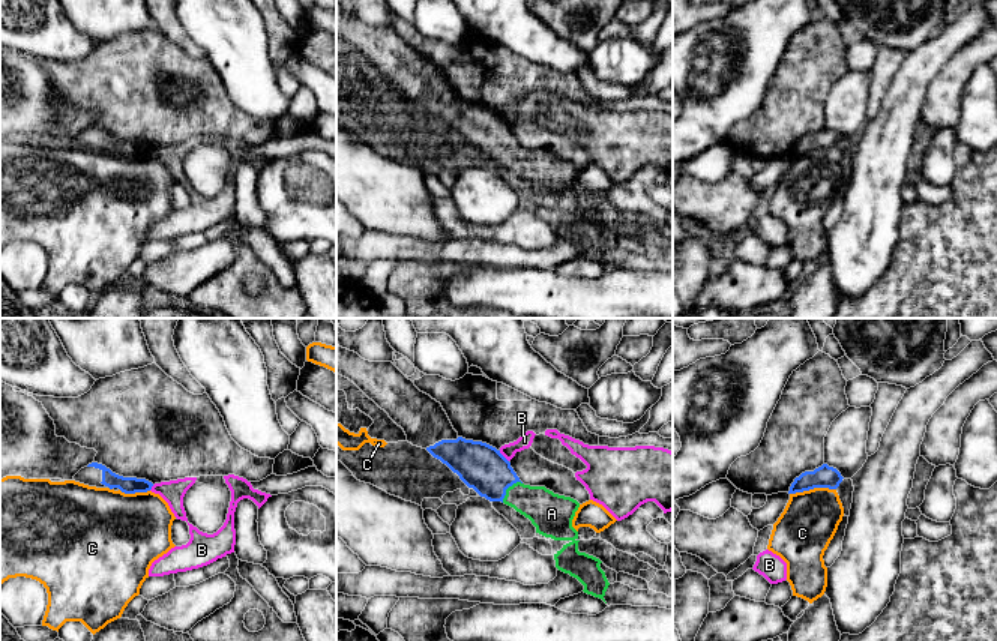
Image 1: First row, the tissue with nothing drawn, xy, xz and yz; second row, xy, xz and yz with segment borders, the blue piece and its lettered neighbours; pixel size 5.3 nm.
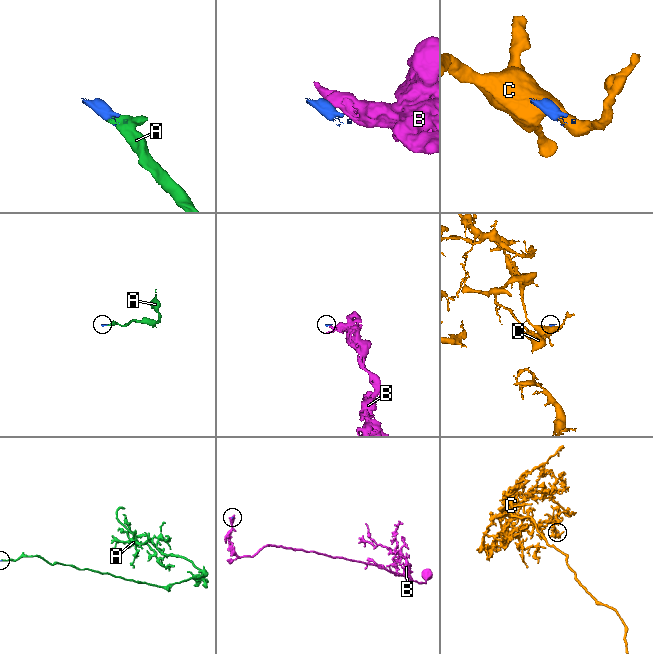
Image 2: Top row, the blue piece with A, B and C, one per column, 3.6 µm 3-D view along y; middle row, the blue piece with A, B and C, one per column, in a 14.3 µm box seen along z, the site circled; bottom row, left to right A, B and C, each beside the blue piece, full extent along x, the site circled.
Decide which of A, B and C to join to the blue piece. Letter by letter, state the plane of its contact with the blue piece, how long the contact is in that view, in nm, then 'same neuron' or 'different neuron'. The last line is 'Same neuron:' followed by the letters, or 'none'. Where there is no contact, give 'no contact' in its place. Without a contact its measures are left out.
A: meets blue in xz; contact 160 nm long; same neuron
B: meets blue in xz; contact 80 nm long; different neuron
C: meets blue in yz; contact 260 nm long; different neuron
Same neuron: A

